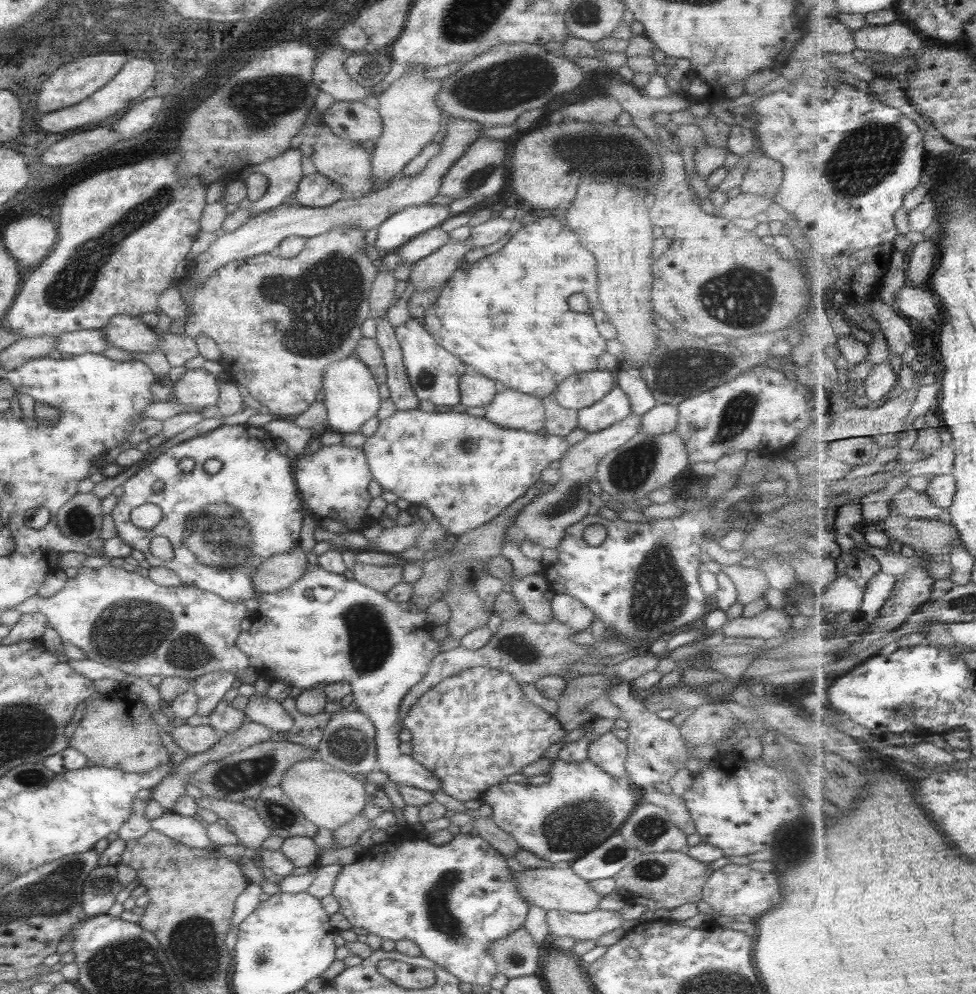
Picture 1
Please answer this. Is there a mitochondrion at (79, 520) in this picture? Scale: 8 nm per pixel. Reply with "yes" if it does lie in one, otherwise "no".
yes

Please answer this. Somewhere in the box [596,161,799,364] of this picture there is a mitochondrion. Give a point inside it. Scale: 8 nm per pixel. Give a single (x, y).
(747, 299)

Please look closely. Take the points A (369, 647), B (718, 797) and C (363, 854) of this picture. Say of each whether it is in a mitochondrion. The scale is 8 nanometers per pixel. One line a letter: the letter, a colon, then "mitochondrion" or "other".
A: mitochondrion
B: other
C: other

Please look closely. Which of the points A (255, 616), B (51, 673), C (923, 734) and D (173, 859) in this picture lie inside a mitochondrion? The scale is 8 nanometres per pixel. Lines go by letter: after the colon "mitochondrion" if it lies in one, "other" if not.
A: other
B: other
C: other
D: other

